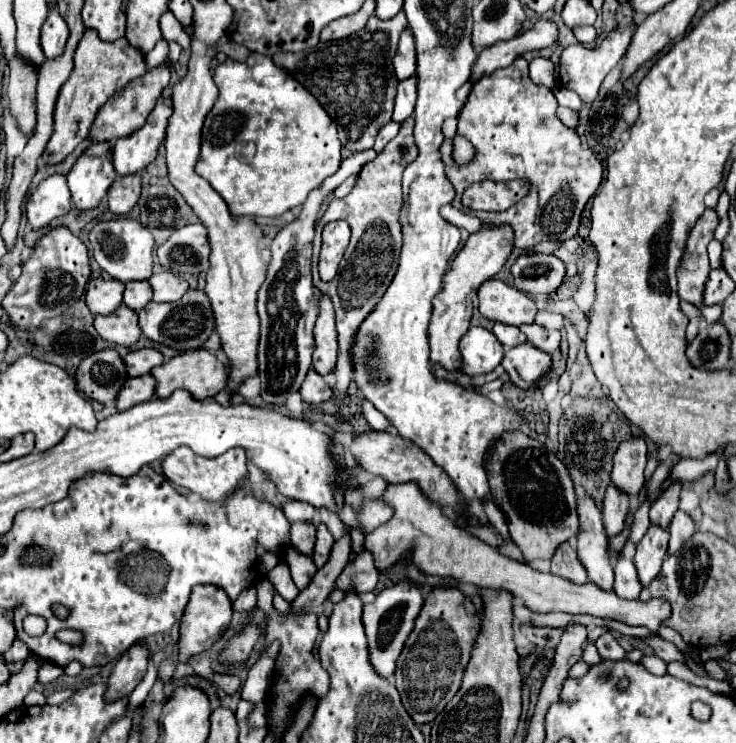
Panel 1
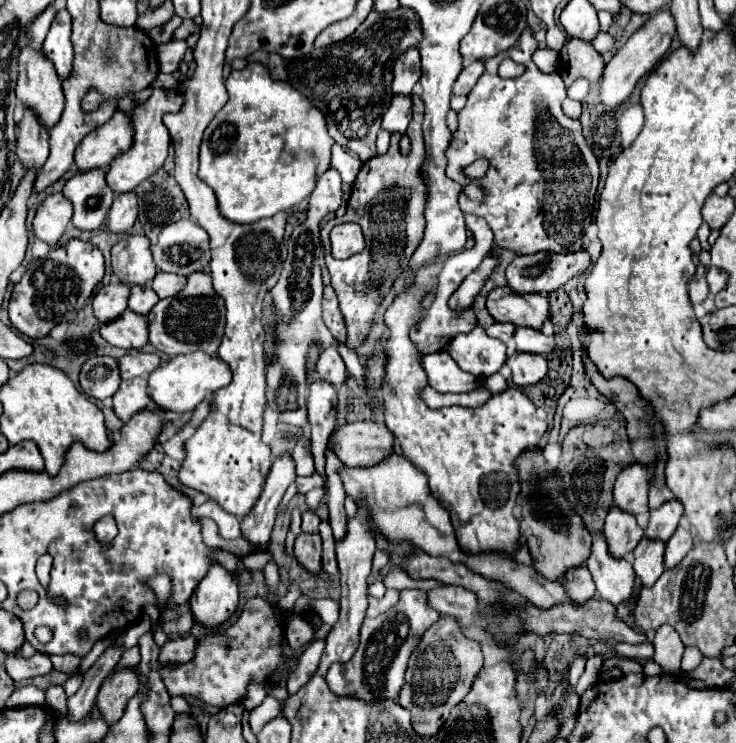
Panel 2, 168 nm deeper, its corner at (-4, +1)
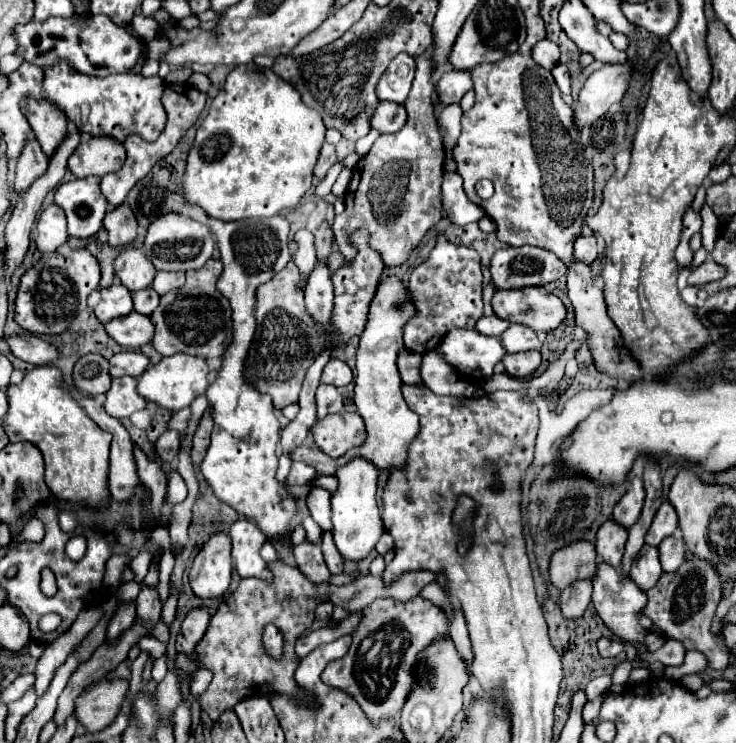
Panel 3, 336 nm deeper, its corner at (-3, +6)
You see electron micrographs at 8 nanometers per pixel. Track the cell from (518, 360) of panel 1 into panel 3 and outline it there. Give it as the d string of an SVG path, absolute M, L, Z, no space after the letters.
M523 351L523 353L513 353L503 357L503 365L509 375L513 377L529 377L535 373L535 369L541 363L539 351Z

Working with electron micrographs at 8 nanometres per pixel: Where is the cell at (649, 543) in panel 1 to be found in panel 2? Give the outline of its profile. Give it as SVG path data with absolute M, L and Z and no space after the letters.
M644 536L634 550L634 572L642 586L652 586L664 572L664 548L666 544L658 538Z

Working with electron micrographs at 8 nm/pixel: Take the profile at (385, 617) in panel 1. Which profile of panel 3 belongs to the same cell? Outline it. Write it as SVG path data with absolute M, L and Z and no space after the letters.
M413 597L409 601L375 599L363 609L363 617L351 637L349 653L323 671L323 681L351 693L371 723L377 725L383 717L395 719L403 709L407 695L413 689L411 669L419 651L431 645L437 637L449 637L449 617L423 597Z

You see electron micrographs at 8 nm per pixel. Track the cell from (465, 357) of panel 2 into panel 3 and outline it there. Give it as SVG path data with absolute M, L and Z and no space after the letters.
M451 329L437 351L443 359L469 379L487 379L503 359L505 349L499 339L475 333L475 329Z

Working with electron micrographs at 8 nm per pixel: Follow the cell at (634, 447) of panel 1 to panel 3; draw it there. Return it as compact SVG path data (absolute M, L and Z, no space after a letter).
M633 479L631 481L631 489L621 497L621 501L615 505L613 509L613 519L623 525L625 529L629 529L631 525L635 525L635 521L639 519L641 507L643 507L643 499L645 499L645 489L643 489L643 481L641 479Z

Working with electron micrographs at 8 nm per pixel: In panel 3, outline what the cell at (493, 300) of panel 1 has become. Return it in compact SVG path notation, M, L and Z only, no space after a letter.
M545 287L517 289L511 293L497 291L493 295L493 311L499 319L527 325L537 333L557 329L567 317L567 309L561 299L547 293Z

